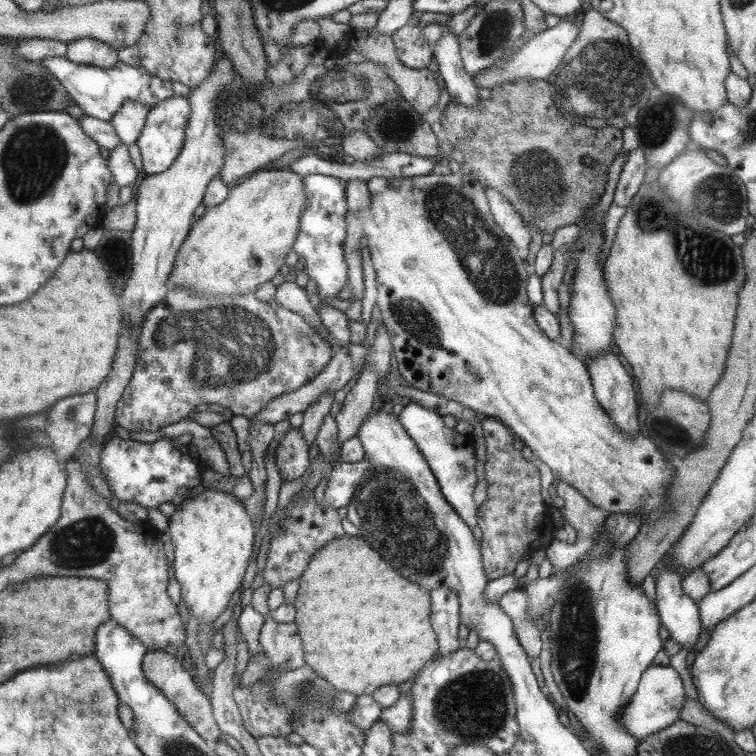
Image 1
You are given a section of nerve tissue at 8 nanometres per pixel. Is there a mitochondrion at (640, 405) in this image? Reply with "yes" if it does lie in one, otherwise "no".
no

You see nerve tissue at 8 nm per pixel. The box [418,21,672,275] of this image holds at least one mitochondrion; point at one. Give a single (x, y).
(602, 78)

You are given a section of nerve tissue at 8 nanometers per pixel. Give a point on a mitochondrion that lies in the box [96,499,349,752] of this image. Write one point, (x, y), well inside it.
(303, 693)

